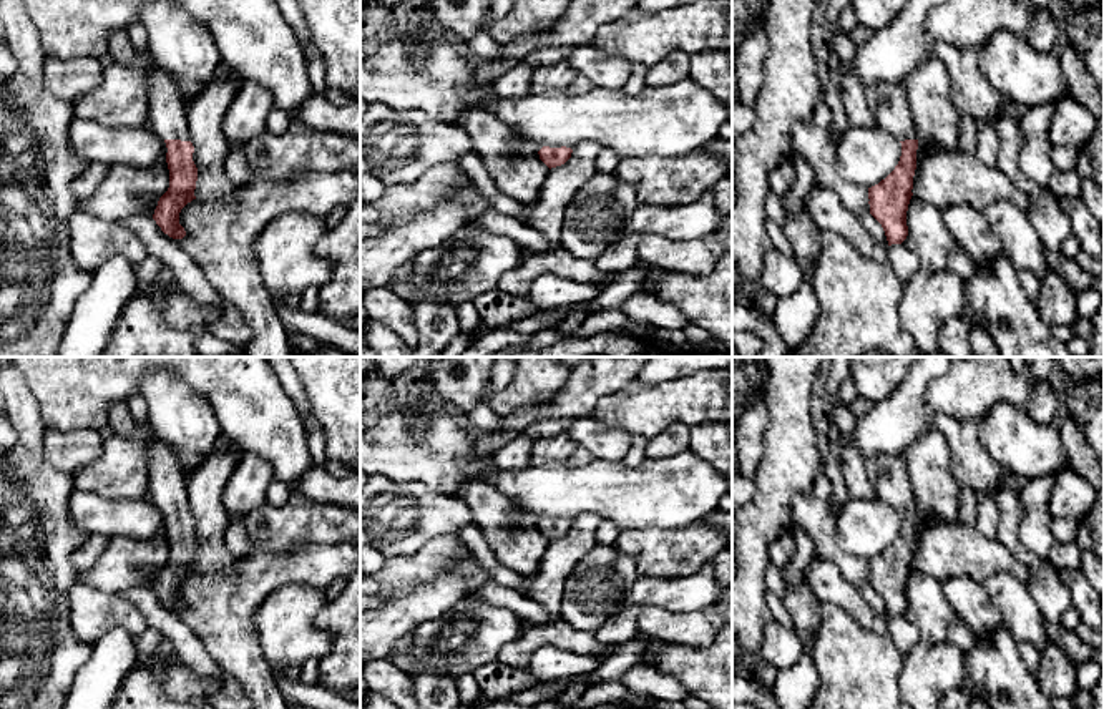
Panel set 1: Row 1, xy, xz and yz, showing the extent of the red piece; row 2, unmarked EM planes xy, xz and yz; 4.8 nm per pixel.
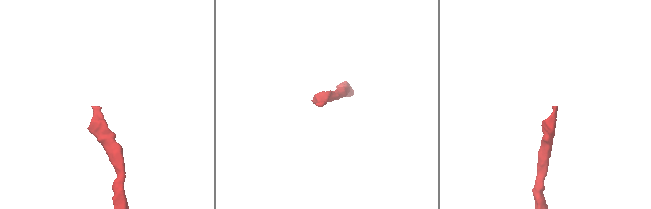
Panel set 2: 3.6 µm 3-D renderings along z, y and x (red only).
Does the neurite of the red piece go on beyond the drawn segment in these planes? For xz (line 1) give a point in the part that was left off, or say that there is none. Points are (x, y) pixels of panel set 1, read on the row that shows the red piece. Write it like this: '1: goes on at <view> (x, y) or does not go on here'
1: does not go on here

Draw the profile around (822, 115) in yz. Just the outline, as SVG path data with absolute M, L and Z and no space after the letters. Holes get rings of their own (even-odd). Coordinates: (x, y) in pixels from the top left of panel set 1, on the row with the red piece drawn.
M820 98L815 103L813 113L812 113L812 121L815 126L818 128L830 128L832 126L832 110L830 106L825 103L823 98Z

